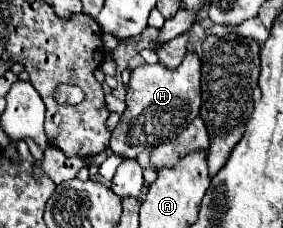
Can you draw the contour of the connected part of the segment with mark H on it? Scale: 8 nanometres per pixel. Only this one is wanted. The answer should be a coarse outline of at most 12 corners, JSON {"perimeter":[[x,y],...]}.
{"perimeter":[[200,58],[136,68],[110,150],[136,158],[200,110]]}

